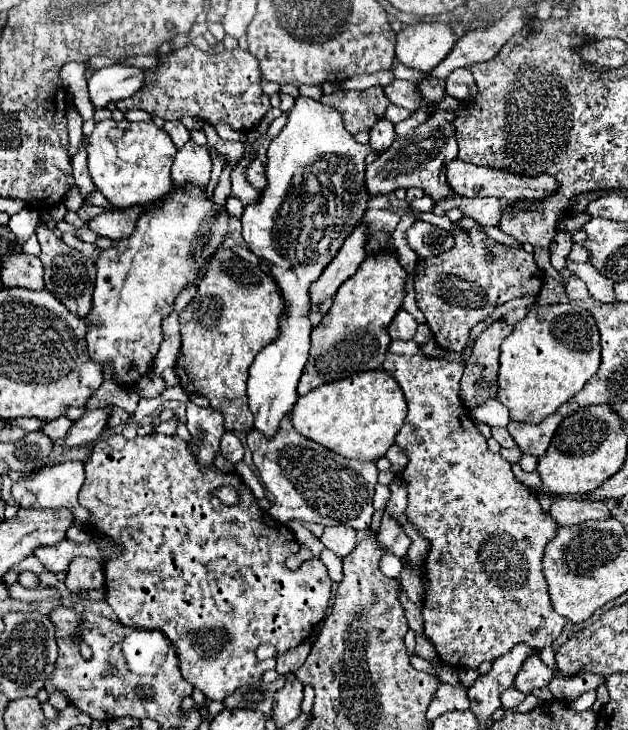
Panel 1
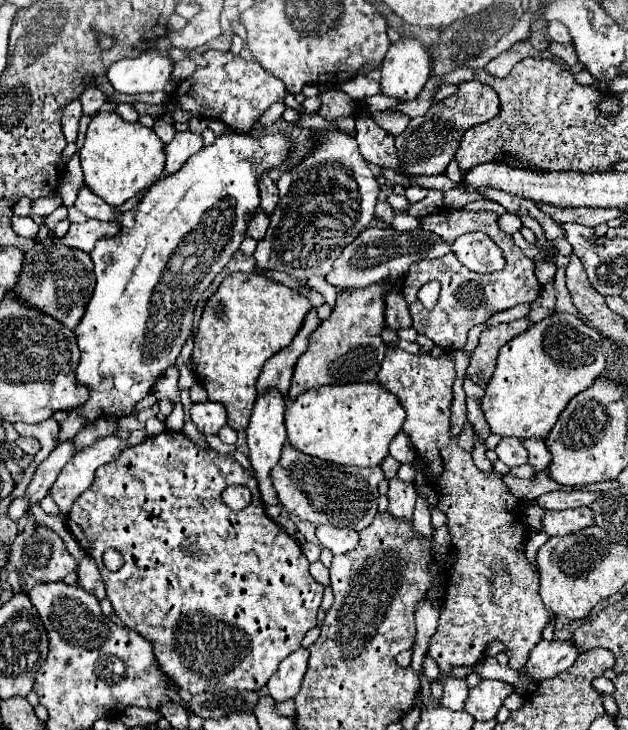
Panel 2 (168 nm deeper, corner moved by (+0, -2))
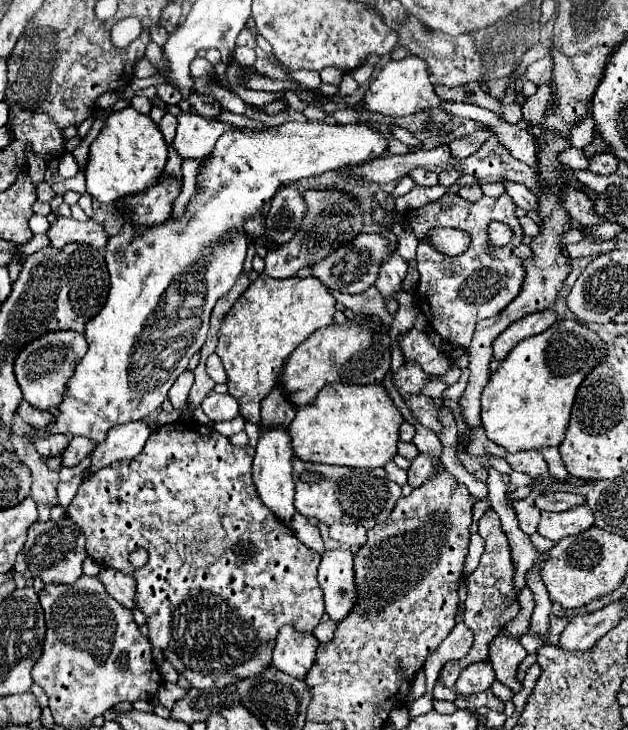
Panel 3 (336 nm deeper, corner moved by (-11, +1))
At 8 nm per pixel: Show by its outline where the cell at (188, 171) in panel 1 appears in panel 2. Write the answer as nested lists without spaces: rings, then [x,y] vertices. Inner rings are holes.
[[[191,130],[177,132],[175,138],[165,144],[165,174],[177,172],[193,152],[201,150],[201,134],[195,134]]]

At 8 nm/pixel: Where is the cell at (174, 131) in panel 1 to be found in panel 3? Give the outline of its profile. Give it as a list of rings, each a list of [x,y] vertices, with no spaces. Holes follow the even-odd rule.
[[[166,113],[166,115],[162,117],[162,121],[158,123],[158,127],[160,127],[160,131],[164,133],[164,139],[166,139],[166,143],[168,143],[168,145],[174,141],[176,125],[178,125],[178,121],[176,121],[176,117],[174,117],[174,115],[170,115],[170,113]]]

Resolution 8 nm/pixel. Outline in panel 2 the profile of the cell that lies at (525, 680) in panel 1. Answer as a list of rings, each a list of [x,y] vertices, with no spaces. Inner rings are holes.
[[[541,640],[527,660],[527,674],[539,682],[557,676],[559,672],[565,672],[571,668],[571,664],[577,660],[579,650],[573,646],[571,640]]]

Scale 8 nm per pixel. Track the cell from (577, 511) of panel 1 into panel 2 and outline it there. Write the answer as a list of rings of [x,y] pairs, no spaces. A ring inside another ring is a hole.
[[[571,508],[559,512],[545,512],[541,518],[543,532],[549,536],[575,534],[585,526],[593,526],[593,512],[589,508]]]

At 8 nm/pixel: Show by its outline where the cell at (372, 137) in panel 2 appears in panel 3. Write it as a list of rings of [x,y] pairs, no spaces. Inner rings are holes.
[[[414,169],[410,173],[410,177],[416,185],[422,185],[422,187],[430,187],[430,185],[438,183],[438,175],[432,173],[432,171],[426,171],[426,169]]]

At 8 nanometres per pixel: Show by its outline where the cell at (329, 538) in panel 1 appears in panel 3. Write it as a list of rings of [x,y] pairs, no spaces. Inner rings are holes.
[[[332,523],[330,525],[330,537],[340,541],[342,545],[356,549],[366,543],[366,529],[358,525],[344,525],[344,523]]]

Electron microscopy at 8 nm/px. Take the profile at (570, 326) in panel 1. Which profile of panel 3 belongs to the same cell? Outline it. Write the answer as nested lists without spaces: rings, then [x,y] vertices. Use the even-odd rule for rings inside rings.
[[[560,319],[552,329],[516,345],[490,375],[482,391],[482,427],[488,439],[506,451],[558,447],[570,421],[576,391],[584,377],[604,363],[606,343],[574,319]]]

